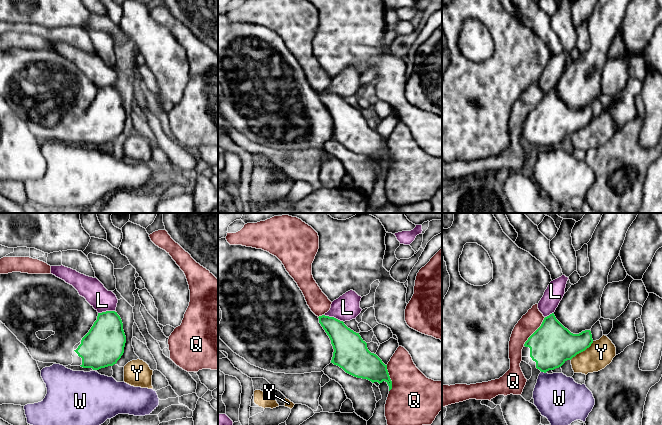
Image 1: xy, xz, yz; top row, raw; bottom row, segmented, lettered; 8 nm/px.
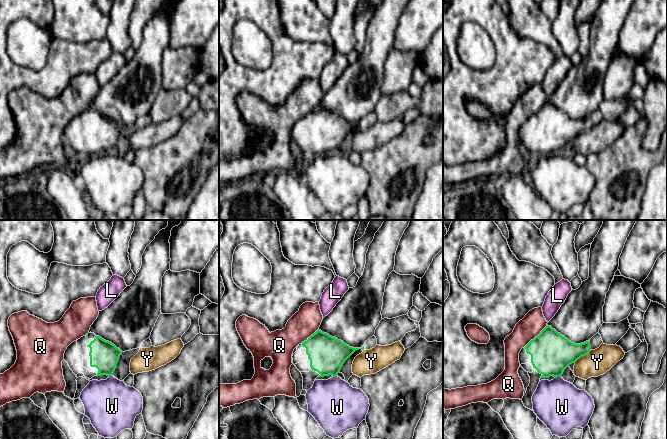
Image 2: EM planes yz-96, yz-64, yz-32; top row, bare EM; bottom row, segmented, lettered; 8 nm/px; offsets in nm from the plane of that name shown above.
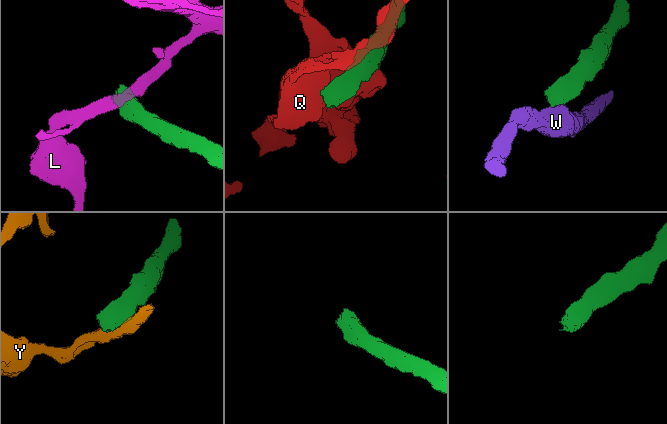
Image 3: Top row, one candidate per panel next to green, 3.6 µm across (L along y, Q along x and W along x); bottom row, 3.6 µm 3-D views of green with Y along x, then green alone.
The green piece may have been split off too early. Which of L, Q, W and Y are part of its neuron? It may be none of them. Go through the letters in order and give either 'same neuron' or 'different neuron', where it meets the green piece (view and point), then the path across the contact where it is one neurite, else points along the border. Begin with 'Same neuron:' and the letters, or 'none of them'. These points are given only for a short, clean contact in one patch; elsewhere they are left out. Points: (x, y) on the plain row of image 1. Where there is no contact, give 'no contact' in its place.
Same neuron: none of them
L: different neuron; meets green in xz at (333, 93); border along xz (324, 90), (335, 93), (343, 98)
Q: different neuron; meets green in yz at (535, 107)
W: different neuron; meets green in yz at (543, 147); border along yz (541, 147), (545, 149)
Y: different neuron; meets green in yz at (582, 127); border along yz (593, 117), (588, 123), (570, 135)

